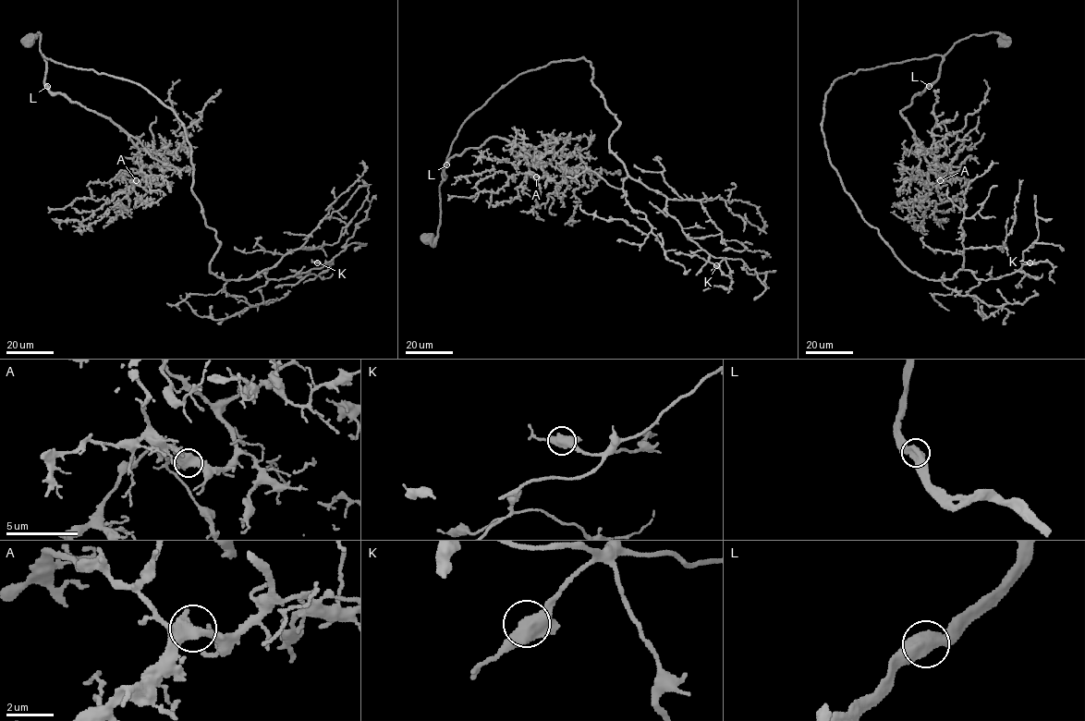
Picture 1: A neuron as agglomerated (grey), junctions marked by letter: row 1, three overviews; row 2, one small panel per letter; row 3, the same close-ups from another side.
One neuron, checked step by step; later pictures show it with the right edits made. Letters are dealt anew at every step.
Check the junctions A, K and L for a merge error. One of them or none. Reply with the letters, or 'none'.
none

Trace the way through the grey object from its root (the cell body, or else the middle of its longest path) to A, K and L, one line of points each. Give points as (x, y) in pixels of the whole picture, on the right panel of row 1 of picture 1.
A: (1002, 42), (1002, 36), (993, 32), (957, 41), (944, 55), (938, 78), (901, 111), (940, 180)
K: (1002, 42), (971, 34), (944, 55), (839, 77), (822, 129), (844, 189), (911, 271), (987, 280), (1030, 262)
L: (1002, 42), (1002, 36), (993, 32), (971, 34), (957, 41), (944, 55), (939, 76), (929, 86)

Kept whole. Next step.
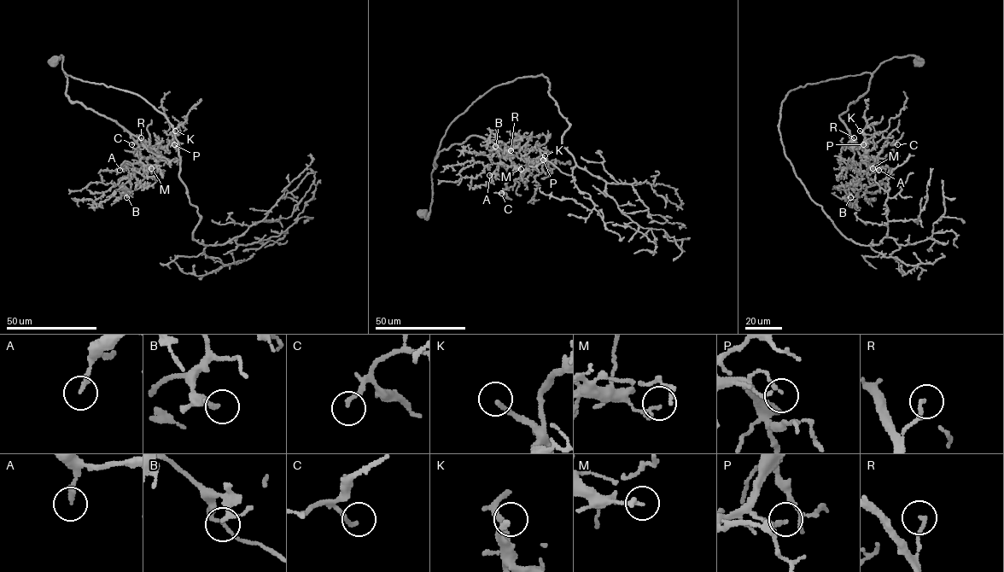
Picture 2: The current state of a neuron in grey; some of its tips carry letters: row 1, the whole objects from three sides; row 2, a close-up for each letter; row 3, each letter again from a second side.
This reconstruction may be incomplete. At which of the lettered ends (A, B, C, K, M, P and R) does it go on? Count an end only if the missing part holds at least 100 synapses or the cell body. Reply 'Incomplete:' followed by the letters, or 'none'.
Incomplete: K

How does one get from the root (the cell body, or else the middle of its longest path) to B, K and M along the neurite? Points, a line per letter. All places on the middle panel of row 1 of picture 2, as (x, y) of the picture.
B: (422, 213), (430, 211), (431, 172), (440, 151), (481, 136), (509, 154), (510, 166), (500, 160), (495, 146)
K: (422, 213), (430, 211), (435, 159), (452, 144), (477, 136), (518, 148), (531, 159), (545, 155)
M: (422, 213), (430, 211), (431, 172), (437, 154), (470, 136), (481, 136), (497, 144), (521, 169)

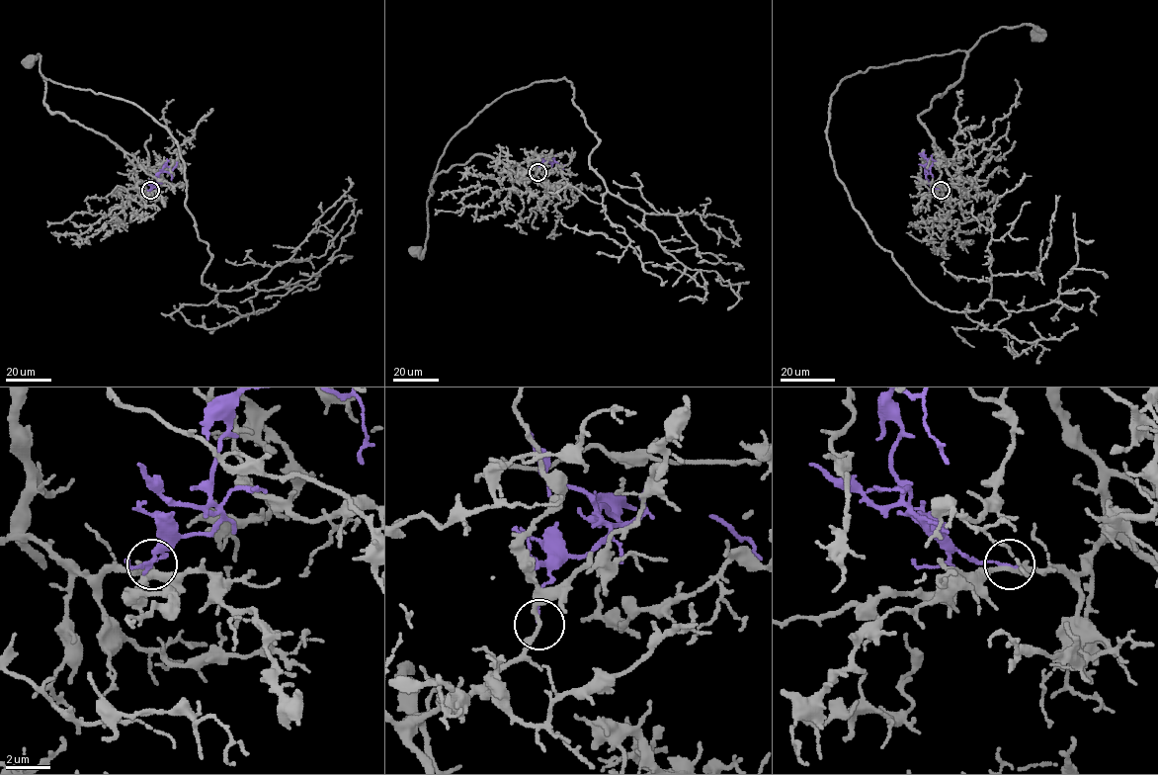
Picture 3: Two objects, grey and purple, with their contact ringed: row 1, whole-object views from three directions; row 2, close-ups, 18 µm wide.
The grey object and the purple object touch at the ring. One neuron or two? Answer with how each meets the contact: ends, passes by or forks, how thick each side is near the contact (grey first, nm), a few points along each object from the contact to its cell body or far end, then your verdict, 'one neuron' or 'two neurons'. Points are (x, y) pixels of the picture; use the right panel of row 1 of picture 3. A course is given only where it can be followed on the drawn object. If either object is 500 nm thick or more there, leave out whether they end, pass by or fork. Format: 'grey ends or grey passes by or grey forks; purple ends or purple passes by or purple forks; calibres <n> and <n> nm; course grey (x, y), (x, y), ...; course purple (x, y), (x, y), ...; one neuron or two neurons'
grey passes by; purple ends; calibres 200 and 110 nm; course grey (941, 190), (952, 177), (919, 116), (959, 79), (981, 37), (1025, 24), (1035, 36); course purple (941, 190), (935, 189), (927, 179), (926, 166), (930, 168), (934, 162), (931, 155); one neuron

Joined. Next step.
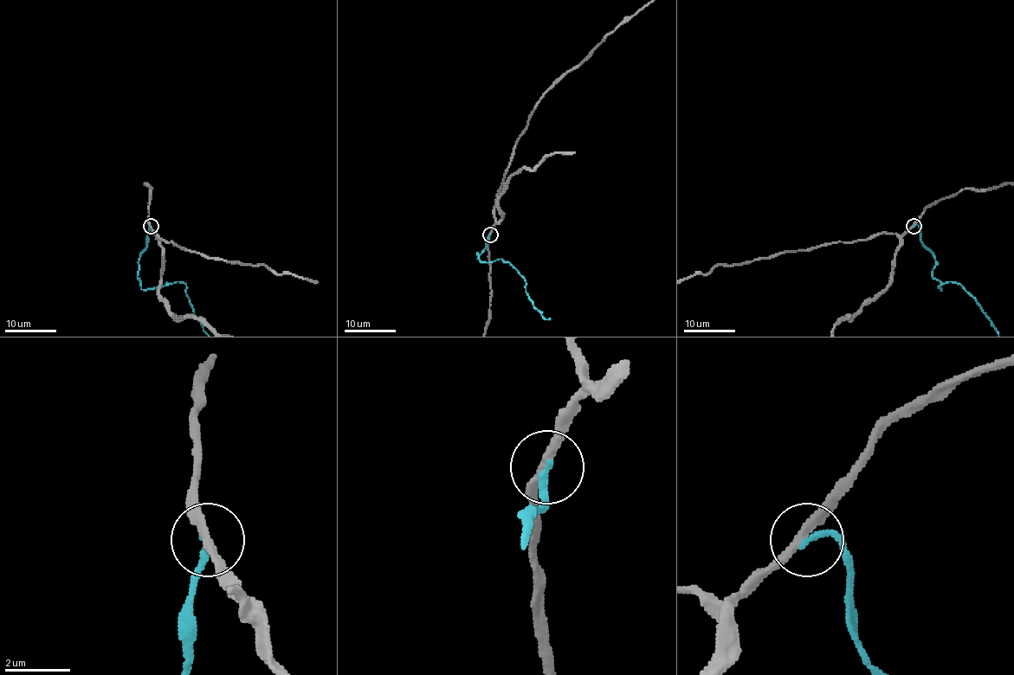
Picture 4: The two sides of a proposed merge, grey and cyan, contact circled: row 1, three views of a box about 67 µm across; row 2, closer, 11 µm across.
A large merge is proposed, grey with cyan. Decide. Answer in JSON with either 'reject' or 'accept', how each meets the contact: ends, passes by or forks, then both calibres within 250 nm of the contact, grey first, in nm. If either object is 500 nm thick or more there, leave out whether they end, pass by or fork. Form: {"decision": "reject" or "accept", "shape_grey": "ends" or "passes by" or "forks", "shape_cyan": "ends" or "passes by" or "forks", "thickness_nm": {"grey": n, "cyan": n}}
{"decision": "reject", "shape_grey": "passes by", "shape_cyan": "ends", "thickness_nm": {"grey": 240, "cyan": 190}}

